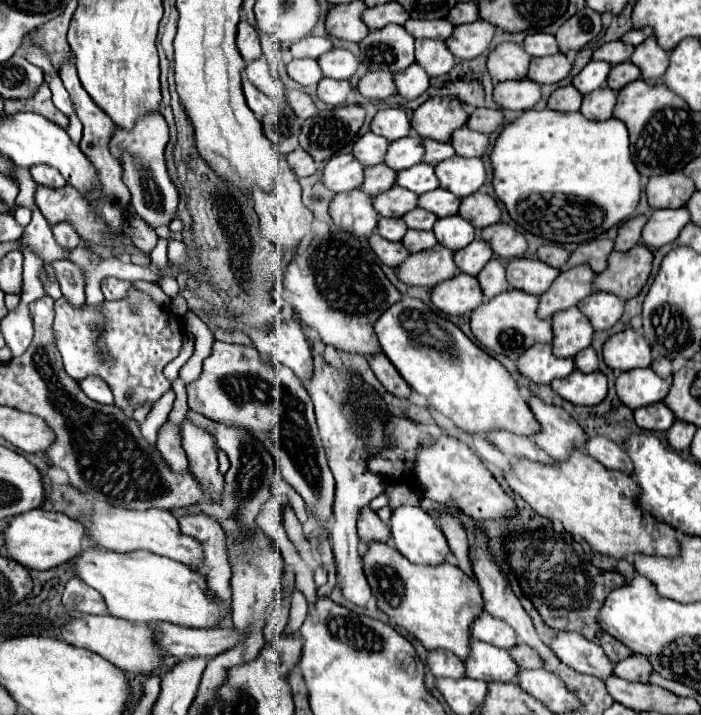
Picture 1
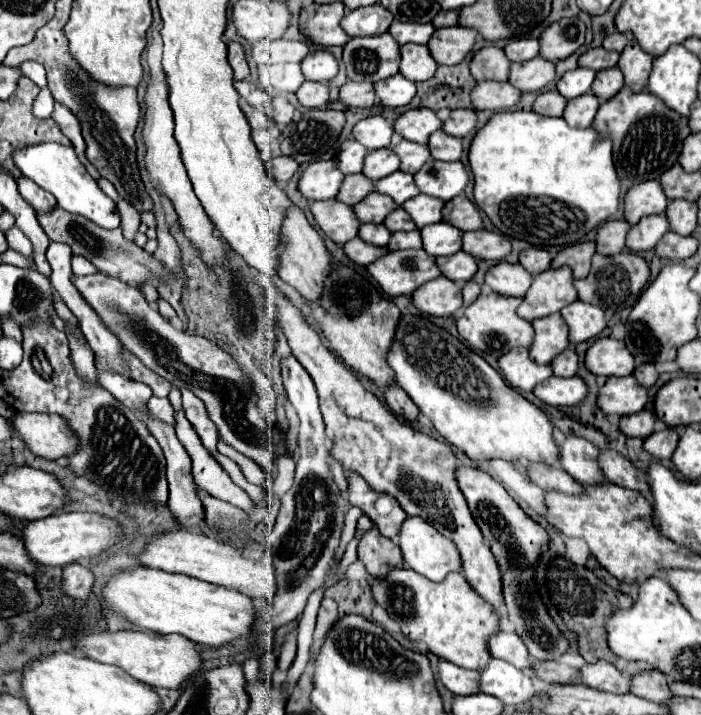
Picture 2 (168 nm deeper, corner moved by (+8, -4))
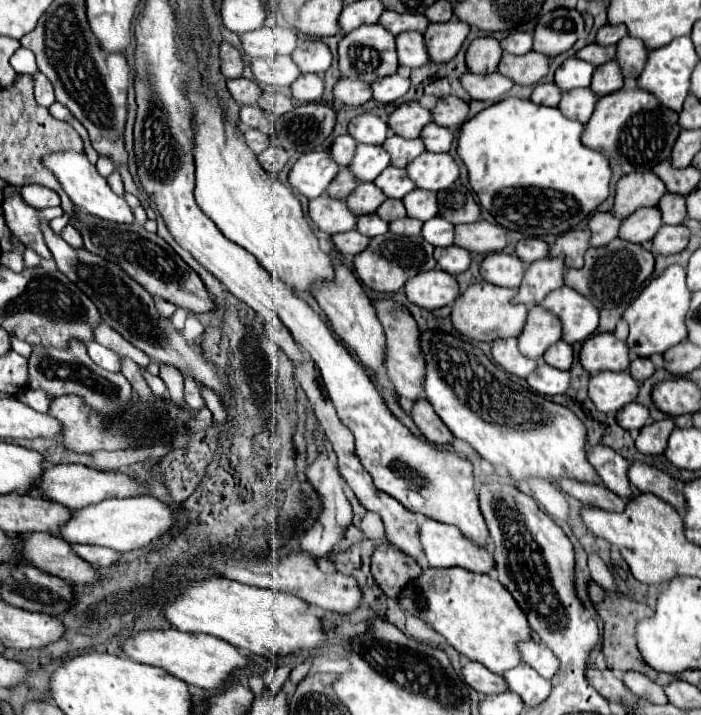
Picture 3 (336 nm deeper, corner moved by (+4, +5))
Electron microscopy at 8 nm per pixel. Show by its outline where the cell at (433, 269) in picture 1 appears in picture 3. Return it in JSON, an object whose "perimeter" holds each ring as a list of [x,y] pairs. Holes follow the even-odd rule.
{"perimeter":[[[388,231],[380,237],[370,239],[368,247],[354,257],[354,269],[356,269],[358,279],[372,291],[396,293],[398,289],[404,287],[404,283],[410,277],[436,267],[432,251],[434,251],[434,247],[430,243],[426,243],[420,235],[418,237],[404,237],[404,235],[396,235],[396,233]]]}

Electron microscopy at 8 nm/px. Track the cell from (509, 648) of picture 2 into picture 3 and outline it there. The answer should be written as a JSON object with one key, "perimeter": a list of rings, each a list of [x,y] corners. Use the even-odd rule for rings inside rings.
{"perimeter":[[[540,641],[520,643],[520,653],[522,653],[522,661],[528,663],[530,667],[534,667],[544,679],[552,679],[554,673],[558,671],[556,655],[552,651],[548,651],[548,647],[544,647],[544,643],[540,643]]]}

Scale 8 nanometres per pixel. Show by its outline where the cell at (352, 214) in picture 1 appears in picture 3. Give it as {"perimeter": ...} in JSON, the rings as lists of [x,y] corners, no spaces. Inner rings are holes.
{"perimeter":[[[328,195],[310,199],[308,215],[314,221],[314,225],[328,235],[350,231],[356,227],[356,215],[350,213],[346,203],[332,199]]]}

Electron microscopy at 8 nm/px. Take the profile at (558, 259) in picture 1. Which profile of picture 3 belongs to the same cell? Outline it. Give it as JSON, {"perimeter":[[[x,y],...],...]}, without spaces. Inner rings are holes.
{"perimeter":[[[524,239],[516,245],[516,255],[522,263],[532,263],[548,257],[548,245],[542,239]]]}

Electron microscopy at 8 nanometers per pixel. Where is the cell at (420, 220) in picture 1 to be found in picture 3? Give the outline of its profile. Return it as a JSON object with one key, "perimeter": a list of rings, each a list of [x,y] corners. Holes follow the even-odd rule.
{"perimeter":[[[386,199],[378,209],[376,215],[380,215],[380,219],[384,219],[386,223],[394,221],[394,219],[402,219],[406,217],[406,209],[404,203],[400,199]]]}

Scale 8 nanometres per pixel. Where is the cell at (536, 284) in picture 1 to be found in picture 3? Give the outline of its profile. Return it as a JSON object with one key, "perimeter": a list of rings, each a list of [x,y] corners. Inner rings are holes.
{"perimeter":[[[490,253],[480,263],[480,275],[484,281],[500,287],[520,287],[526,265],[516,255]]]}

